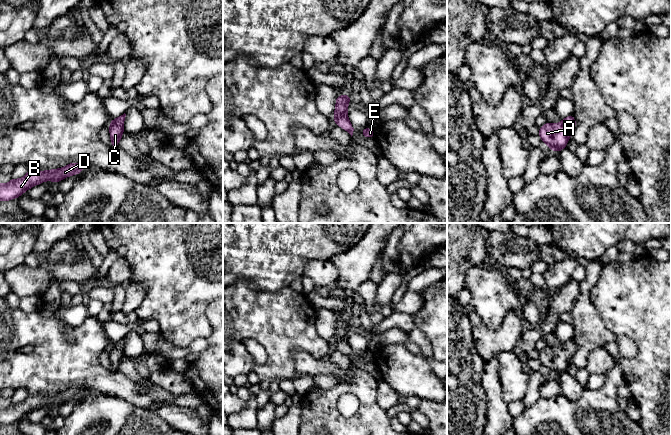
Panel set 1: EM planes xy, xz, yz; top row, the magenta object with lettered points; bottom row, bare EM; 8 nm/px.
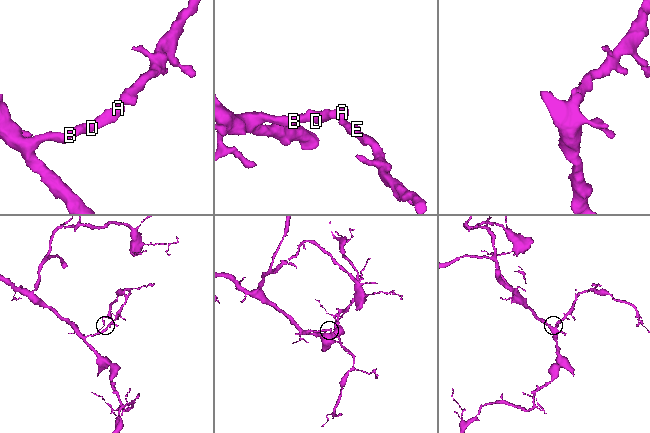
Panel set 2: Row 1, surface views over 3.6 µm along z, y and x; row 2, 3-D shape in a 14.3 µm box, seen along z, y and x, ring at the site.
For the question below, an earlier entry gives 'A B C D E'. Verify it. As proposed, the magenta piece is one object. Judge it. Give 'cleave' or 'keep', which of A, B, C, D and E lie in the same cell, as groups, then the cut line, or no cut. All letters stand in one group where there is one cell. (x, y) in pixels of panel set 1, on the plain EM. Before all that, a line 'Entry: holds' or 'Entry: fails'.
Entry: holds
keep; A B C D E; no cut

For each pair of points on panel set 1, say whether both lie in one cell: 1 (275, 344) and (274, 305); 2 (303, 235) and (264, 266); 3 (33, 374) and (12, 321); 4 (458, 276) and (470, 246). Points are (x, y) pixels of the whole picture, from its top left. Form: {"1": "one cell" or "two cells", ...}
{"1": "one cell", "2": "one cell", "3": "one cell", "4": "one cell"}

